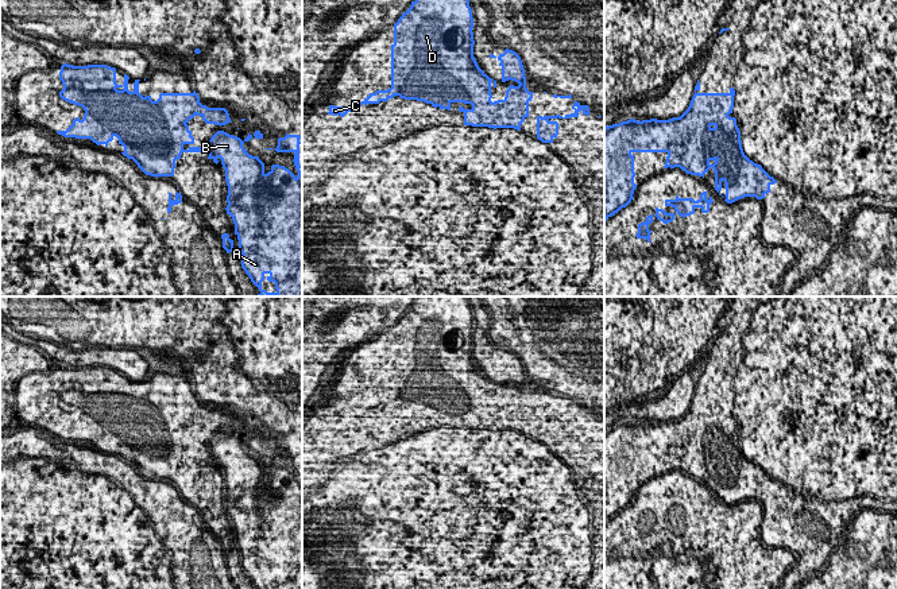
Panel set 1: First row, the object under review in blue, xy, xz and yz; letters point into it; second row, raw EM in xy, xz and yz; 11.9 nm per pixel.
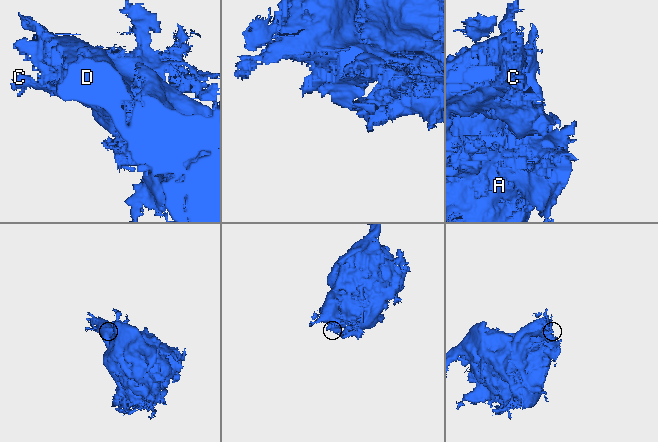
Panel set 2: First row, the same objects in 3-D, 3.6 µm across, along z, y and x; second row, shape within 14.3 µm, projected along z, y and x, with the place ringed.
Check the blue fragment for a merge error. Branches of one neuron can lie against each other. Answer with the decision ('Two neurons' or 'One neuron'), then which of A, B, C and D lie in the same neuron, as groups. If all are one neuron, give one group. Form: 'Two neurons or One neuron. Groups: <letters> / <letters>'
Two neurons. Groups: A B / C D

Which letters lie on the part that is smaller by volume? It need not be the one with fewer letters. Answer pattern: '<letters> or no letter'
C, D

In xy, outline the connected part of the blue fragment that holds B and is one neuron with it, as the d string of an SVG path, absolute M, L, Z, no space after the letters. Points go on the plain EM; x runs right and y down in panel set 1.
M165 422L165 445L156 446L152 449L155 453L154 457L146 457L138 466L138 469L151 478L173 478L175 470L175 462L181 461L183 454L208 454L208 461L212 461L216 466L220 465L225 472L225 483L228 488L227 497L227 516L229 516L235 526L235 536L239 542L239 554L243 557L241 569L245 576L250 578L251 584L256 589L262 589L262 584L267 581L274 584L275 589L302 589L302 468L299 466L299 437L289 437L278 441L278 447L274 450L277 454L293 454L294 456L294 468L298 473L295 478L289 470L279 466L272 466L271 472L264 474L264 465L259 458L252 458L247 454L243 446L252 439L263 441L260 433L255 433L254 437L250 437L241 442L237 438L229 437L224 433L217 433L205 449L194 449L194 439L187 426L173 427L171 422Z

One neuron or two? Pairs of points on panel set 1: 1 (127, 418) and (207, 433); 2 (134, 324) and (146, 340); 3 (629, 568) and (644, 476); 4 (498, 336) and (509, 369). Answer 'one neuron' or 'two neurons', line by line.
1: one neuron
2: one neuron
3: two neurons
4: two neurons

